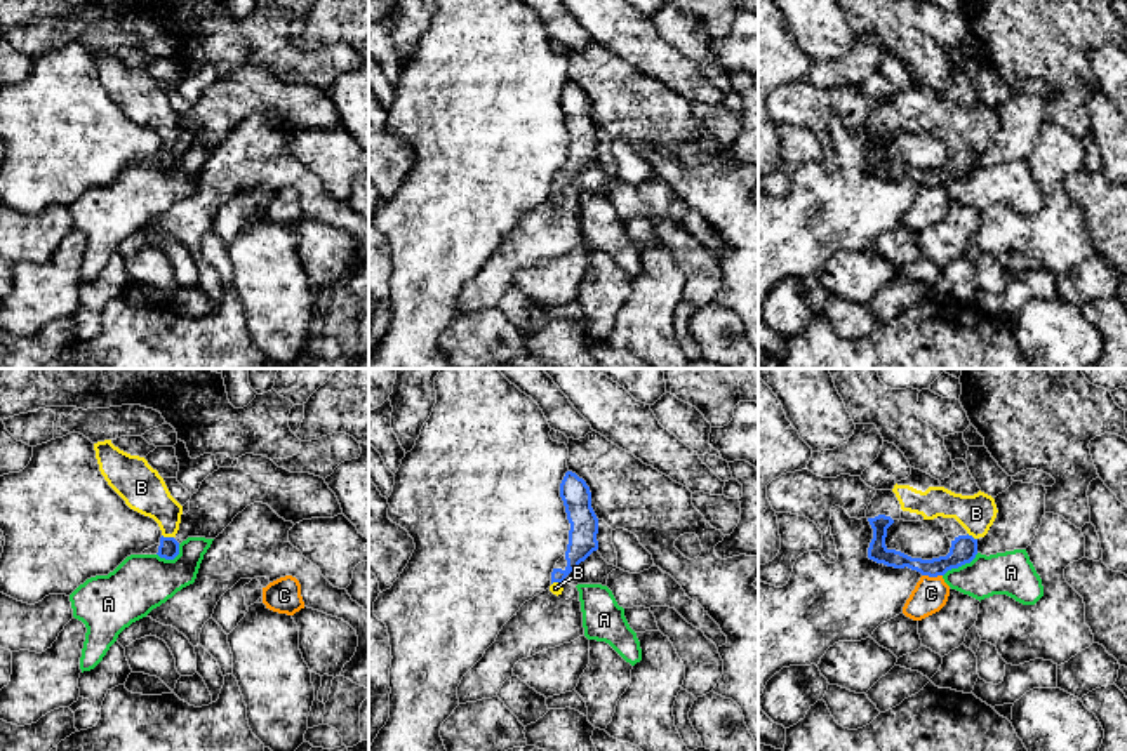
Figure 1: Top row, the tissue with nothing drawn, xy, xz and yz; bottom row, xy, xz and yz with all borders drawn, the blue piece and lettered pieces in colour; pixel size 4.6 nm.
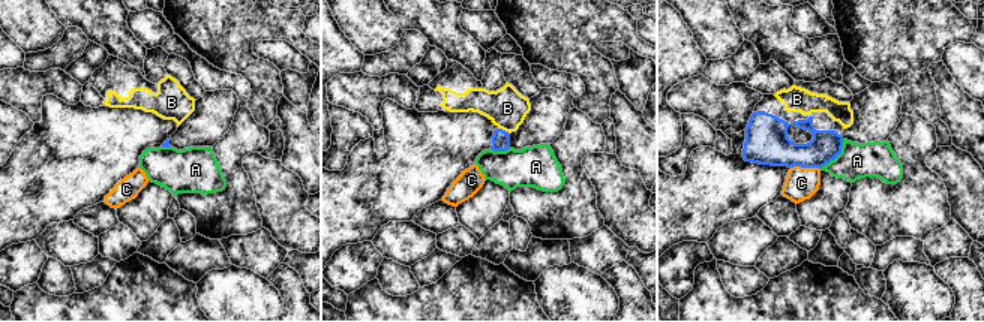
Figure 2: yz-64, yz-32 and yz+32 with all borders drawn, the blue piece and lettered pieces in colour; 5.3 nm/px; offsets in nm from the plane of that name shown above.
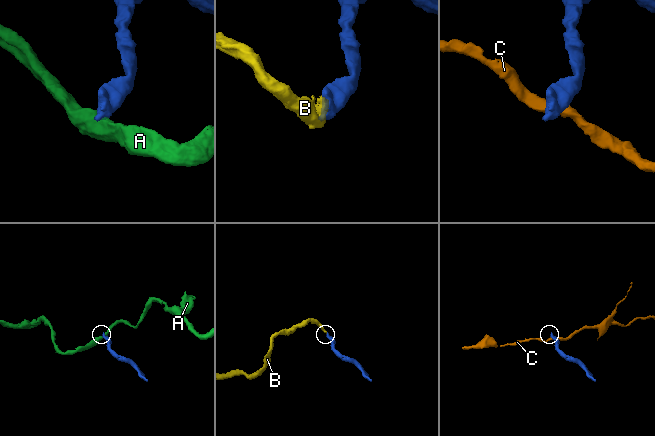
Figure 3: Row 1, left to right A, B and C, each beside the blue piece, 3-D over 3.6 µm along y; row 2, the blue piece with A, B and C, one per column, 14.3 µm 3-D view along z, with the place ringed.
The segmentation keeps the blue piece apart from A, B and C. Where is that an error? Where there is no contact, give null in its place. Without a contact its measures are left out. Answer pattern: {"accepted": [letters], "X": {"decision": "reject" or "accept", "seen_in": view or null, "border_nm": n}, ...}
{"accepted": ["B"], "A": {"decision": "reject", "seen_in": "yz", "border_nm": 200}, "B": {"decision": "accept", "seen_in": "xy", "border_nm": 60}, "C": {"decision": "reject", "seen_in": "yz", "border_nm": 100}}

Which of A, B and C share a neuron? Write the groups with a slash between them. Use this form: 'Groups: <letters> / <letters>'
Groups: A / B / C

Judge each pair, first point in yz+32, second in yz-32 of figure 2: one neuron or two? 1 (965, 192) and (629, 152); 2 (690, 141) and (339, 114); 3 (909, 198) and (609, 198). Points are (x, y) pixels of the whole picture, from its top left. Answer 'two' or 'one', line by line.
1: two
2: one
3: two

